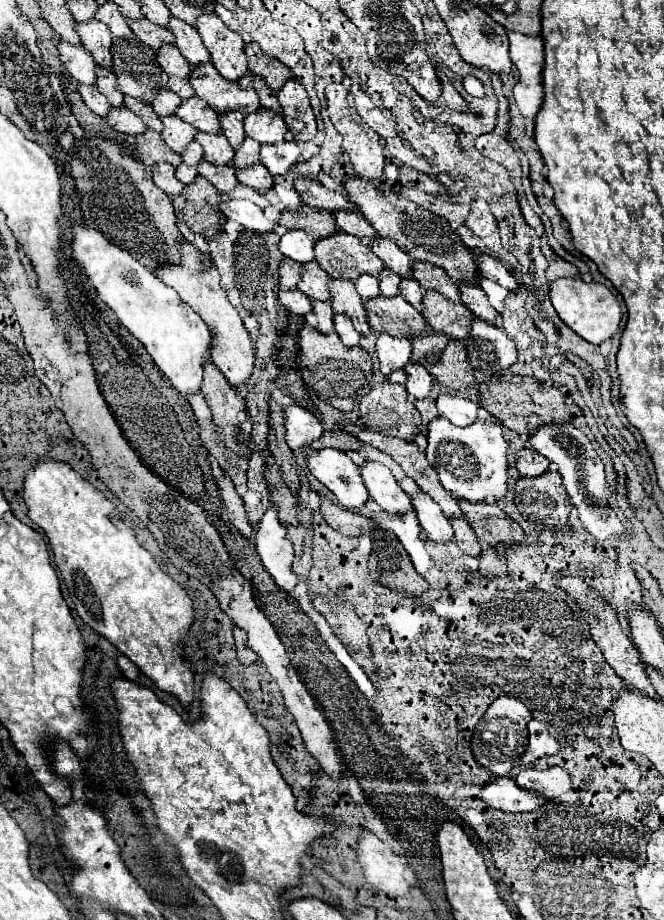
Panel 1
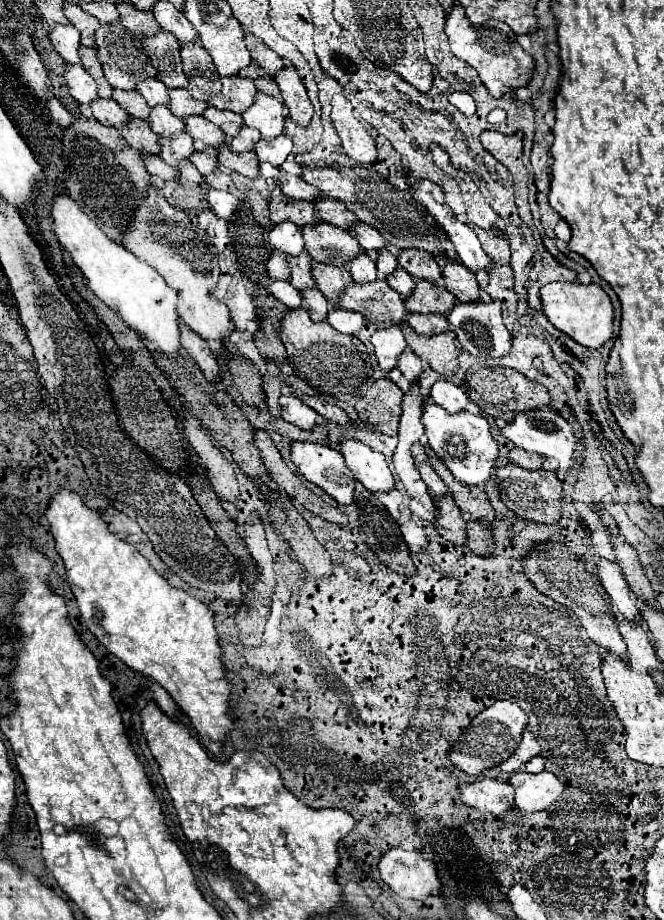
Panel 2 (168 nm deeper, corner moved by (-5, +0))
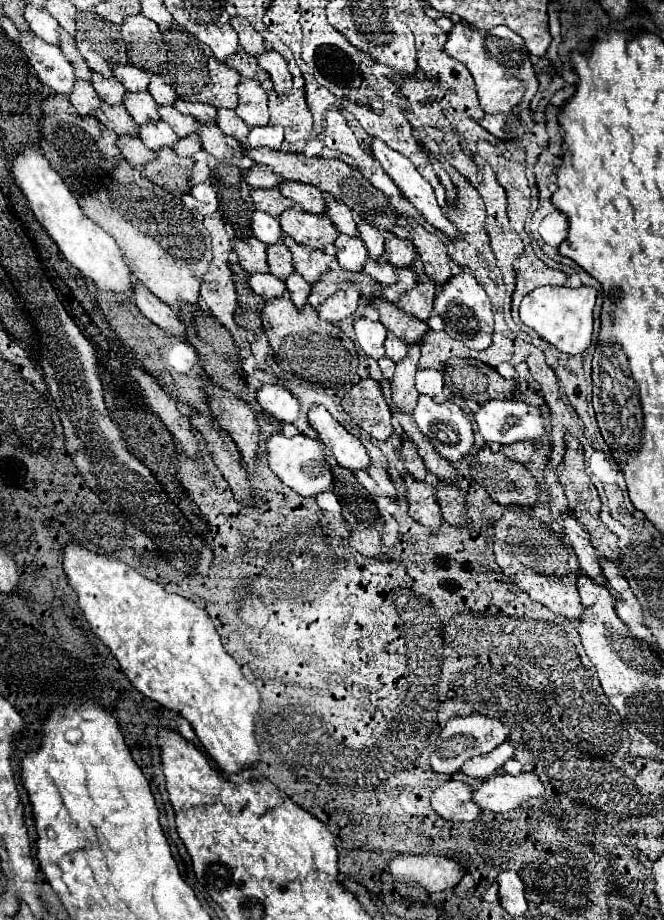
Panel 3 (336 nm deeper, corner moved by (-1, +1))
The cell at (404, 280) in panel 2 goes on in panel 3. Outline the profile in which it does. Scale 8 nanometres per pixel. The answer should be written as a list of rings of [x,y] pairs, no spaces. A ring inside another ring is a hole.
[[[368,257],[366,265],[364,265],[364,273],[370,275],[372,279],[376,279],[378,283],[382,283],[384,287],[386,285],[394,285],[394,279],[396,279],[396,269],[382,257],[378,261]]]

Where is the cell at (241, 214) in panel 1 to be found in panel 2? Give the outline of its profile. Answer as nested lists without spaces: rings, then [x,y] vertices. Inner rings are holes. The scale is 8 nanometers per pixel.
[[[210,190],[208,192],[208,204],[214,210],[214,214],[218,218],[230,218],[236,210],[242,208],[242,200],[236,198],[230,192],[222,192],[222,190]]]

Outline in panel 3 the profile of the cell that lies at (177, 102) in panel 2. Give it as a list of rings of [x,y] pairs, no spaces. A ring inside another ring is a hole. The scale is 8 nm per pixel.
[[[152,75],[150,77],[148,93],[154,97],[154,101],[158,101],[158,105],[174,105],[174,101],[178,99],[174,87],[162,75]]]

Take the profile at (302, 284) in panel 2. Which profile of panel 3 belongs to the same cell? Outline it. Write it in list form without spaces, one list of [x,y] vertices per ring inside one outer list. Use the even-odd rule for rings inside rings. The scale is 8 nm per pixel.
[[[284,243],[268,245],[268,249],[266,249],[266,259],[268,259],[270,273],[276,275],[276,277],[282,279],[282,281],[294,271],[294,267],[292,267],[292,253],[290,253],[290,249],[288,249]]]

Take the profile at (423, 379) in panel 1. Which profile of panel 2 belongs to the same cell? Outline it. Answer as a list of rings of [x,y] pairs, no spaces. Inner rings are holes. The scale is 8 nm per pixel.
[[[406,350],[400,358],[398,358],[398,370],[406,376],[406,380],[410,384],[416,384],[424,372],[424,366],[422,366],[422,360],[418,356],[412,354],[412,350]]]

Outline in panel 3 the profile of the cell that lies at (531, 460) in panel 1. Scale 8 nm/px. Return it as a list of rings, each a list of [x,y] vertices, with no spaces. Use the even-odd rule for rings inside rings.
[[[520,441],[520,443],[514,443],[514,445],[502,445],[500,449],[506,457],[510,457],[512,461],[518,461],[522,465],[526,465],[534,453],[534,445],[530,441]]]

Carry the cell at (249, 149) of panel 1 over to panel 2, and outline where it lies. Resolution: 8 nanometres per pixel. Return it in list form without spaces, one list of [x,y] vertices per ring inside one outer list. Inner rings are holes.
[[[242,126],[240,134],[238,134],[236,138],[232,138],[230,148],[232,148],[234,152],[238,152],[238,154],[240,154],[240,152],[246,152],[246,150],[254,150],[254,146],[258,144],[258,140],[260,140],[258,130],[248,128],[248,126]]]

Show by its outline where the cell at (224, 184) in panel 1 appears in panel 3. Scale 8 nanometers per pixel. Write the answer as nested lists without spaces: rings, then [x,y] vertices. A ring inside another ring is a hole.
[[[190,133],[190,137],[180,137],[180,141],[174,143],[172,147],[180,157],[192,157],[196,151],[202,149],[200,137],[196,133]]]

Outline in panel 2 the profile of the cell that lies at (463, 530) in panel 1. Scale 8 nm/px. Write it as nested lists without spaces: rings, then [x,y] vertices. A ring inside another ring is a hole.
[[[438,498],[436,506],[440,510],[440,518],[434,520],[434,526],[438,534],[442,534],[446,540],[454,544],[466,544],[468,534],[466,534],[466,520],[462,512],[458,510],[454,498]]]

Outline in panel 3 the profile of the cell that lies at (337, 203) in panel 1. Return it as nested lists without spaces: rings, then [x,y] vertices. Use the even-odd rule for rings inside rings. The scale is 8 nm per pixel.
[[[252,165],[248,171],[242,171],[242,179],[254,189],[258,189],[258,187],[270,189],[270,187],[276,187],[278,183],[282,183],[282,177],[278,177],[270,169],[266,169],[266,165]]]

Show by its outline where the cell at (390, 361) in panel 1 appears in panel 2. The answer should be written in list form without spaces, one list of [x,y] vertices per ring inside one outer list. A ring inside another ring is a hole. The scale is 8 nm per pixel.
[[[386,328],[386,330],[376,330],[374,332],[374,346],[376,346],[376,356],[380,368],[386,372],[396,368],[398,358],[406,352],[408,344],[404,340],[404,334],[400,328]]]

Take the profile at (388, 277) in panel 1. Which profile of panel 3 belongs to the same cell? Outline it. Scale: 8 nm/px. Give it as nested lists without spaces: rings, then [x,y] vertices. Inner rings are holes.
[[[362,219],[358,221],[358,233],[360,233],[360,237],[362,237],[362,241],[368,249],[368,255],[374,257],[374,259],[382,257],[382,253],[384,253],[384,235],[374,225],[370,225],[368,221],[362,221]]]

